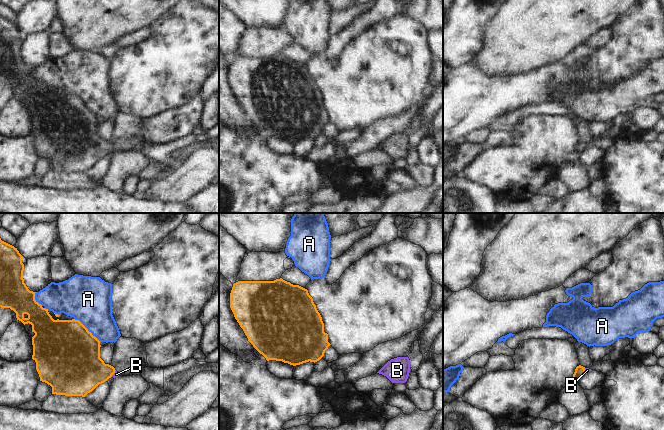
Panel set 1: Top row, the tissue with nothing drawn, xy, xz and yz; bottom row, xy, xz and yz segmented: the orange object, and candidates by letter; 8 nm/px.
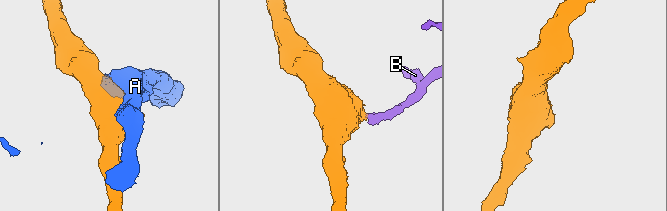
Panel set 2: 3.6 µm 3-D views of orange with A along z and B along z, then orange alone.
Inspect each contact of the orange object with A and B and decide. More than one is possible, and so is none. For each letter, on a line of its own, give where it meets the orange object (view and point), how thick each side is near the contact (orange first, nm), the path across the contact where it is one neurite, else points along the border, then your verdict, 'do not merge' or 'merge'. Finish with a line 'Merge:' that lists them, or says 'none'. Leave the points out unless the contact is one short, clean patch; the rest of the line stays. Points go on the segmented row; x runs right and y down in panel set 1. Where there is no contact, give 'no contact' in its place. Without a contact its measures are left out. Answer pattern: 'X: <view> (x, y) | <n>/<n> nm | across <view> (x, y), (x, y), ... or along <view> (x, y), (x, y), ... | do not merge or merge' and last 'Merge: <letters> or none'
A: xy (87, 329) | 500/360 nm | do not merge
B: yz (584, 371) | 80/40 nm | across yz (580, 370), (584, 371), (587, 370) | merge
Merge: B

